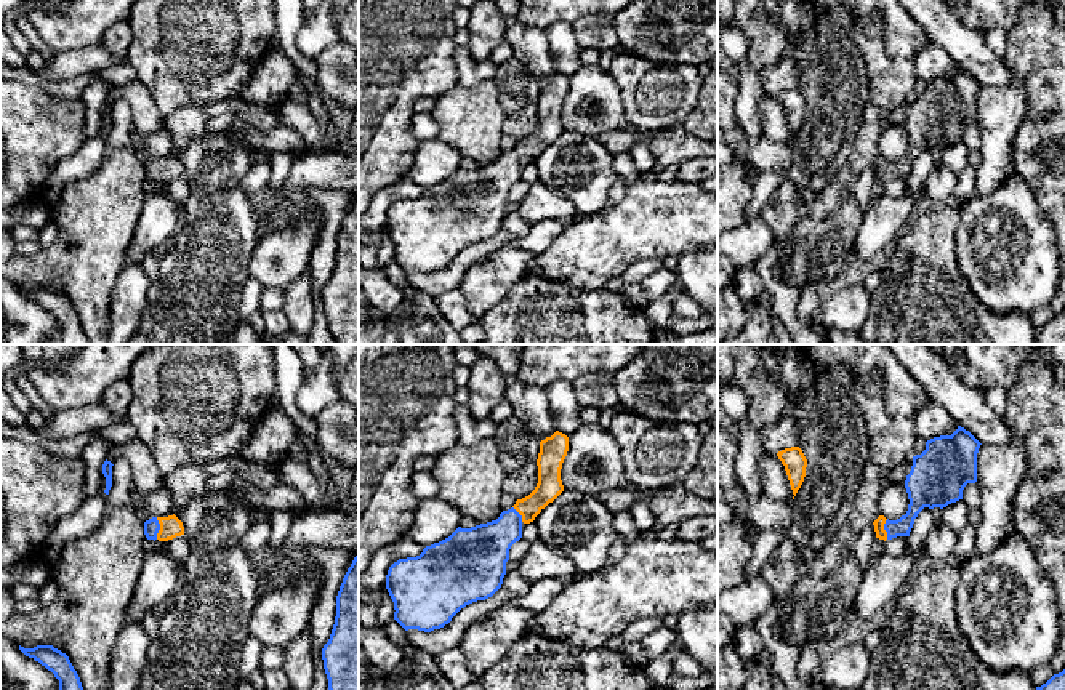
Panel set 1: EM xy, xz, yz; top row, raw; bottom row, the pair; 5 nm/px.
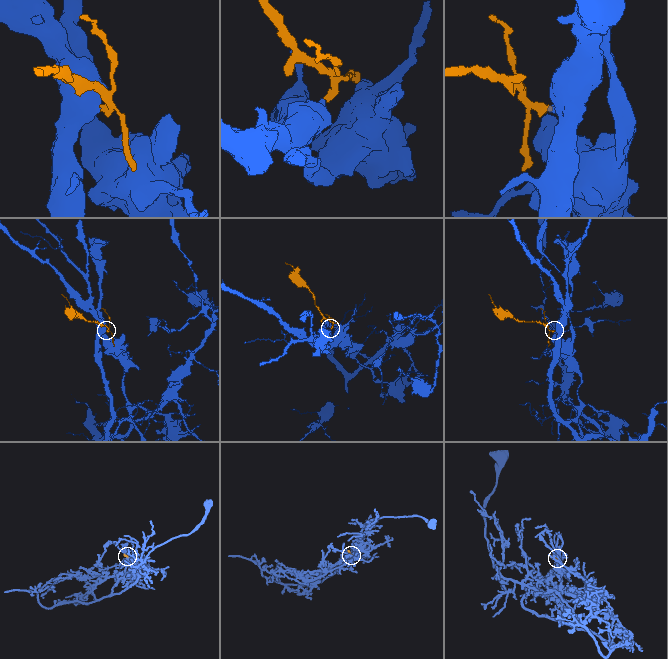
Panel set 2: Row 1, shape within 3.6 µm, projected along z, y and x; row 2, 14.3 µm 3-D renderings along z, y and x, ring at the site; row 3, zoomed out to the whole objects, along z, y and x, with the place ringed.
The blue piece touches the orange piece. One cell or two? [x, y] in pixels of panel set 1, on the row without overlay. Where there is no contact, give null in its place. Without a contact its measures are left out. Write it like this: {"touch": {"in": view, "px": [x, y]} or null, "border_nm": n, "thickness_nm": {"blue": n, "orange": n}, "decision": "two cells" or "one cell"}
{"touch": {"in": "xy", "px": [159, 170]}, "border_nm": 110, "thickness_nm": {"blue": 80, "orange": 110}, "decision": "one cell"}

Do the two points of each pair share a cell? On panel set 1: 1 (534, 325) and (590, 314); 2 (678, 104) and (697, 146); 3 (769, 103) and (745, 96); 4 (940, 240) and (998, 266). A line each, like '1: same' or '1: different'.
1: same
2: different
3: different
4: different

